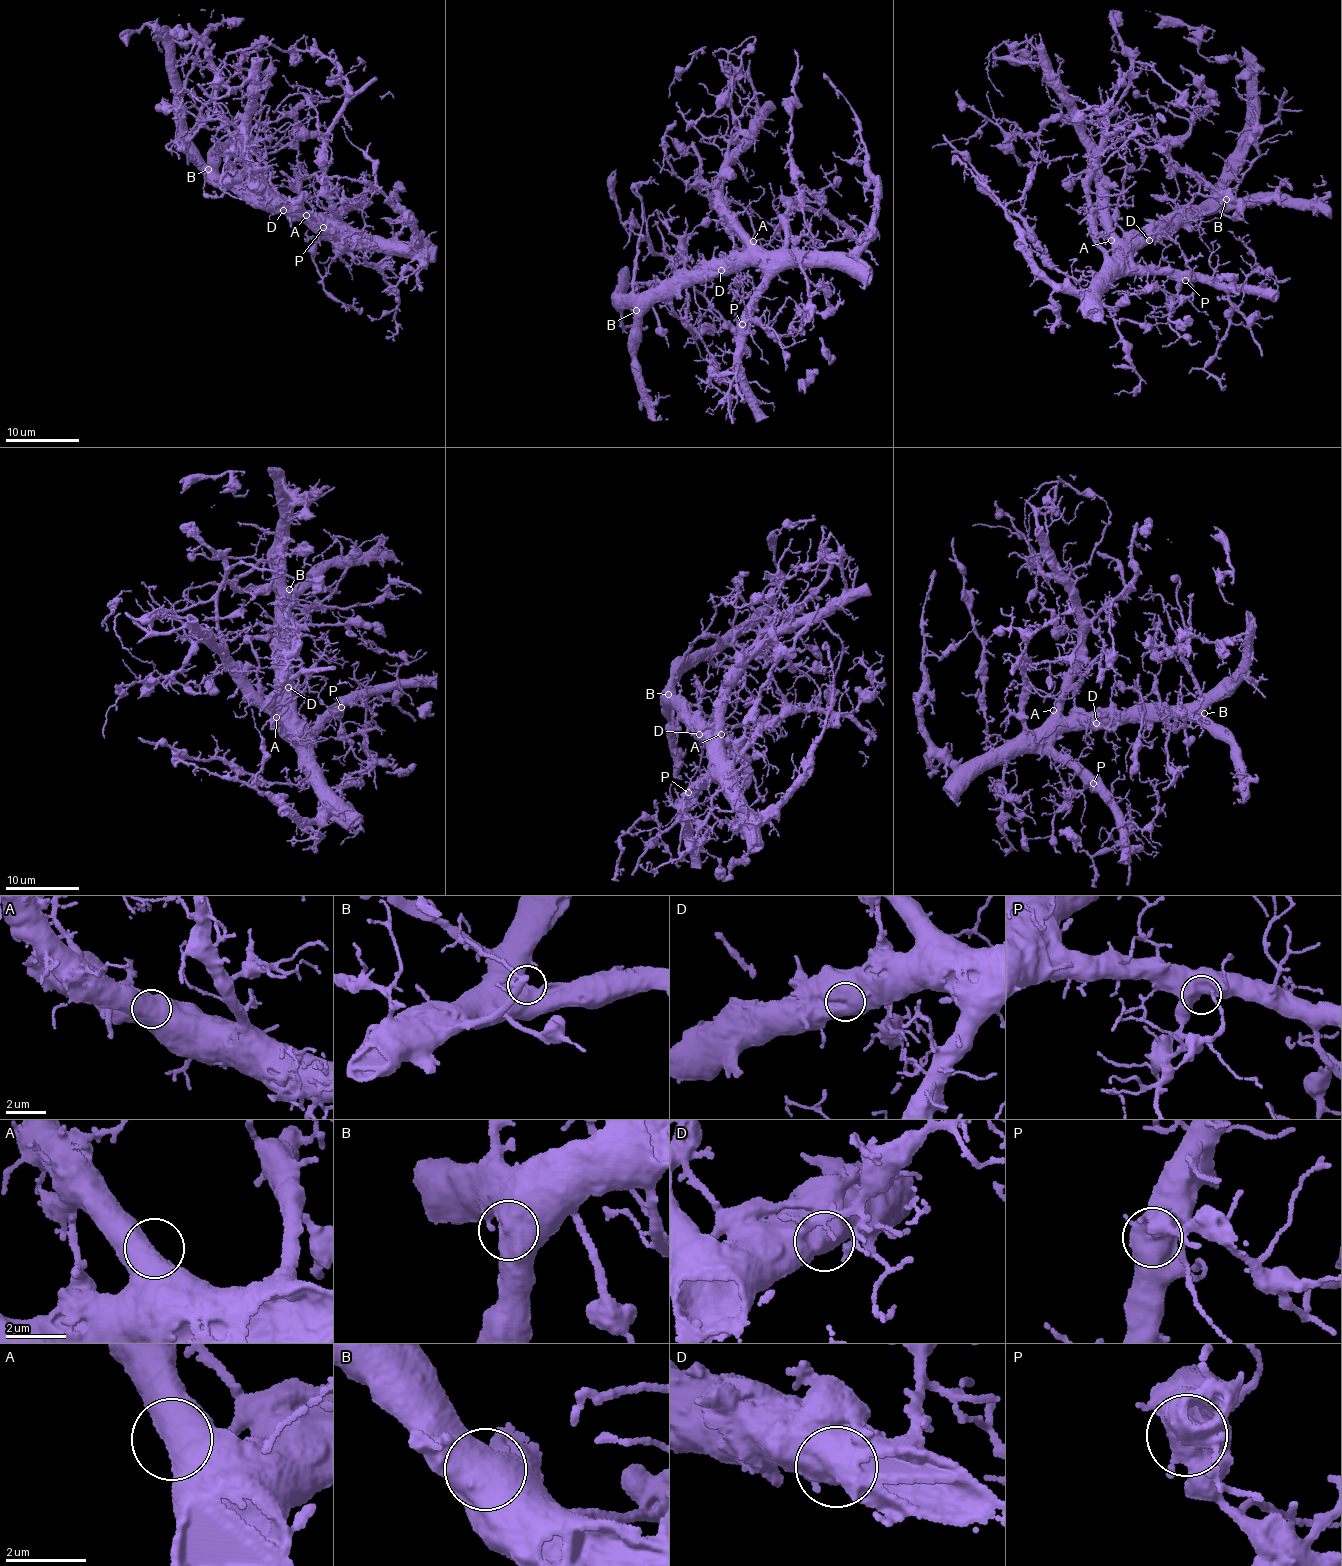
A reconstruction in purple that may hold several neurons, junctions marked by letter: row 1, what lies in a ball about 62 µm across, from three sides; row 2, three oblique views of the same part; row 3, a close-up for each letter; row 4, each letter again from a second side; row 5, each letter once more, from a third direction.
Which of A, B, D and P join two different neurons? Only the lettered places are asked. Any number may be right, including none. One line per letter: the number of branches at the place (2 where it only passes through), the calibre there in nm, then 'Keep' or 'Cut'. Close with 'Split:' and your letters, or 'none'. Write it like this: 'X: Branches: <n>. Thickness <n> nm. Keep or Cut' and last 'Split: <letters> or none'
A: Branches: 1. Thickness 900 nm. Keep
B: Branches: 1. Thickness 900 nm. Keep
D: Branches: 1. Thickness 1150 nm. Keep
P: Branches: 2. Thickness 600 nm. Keep
Split: none

